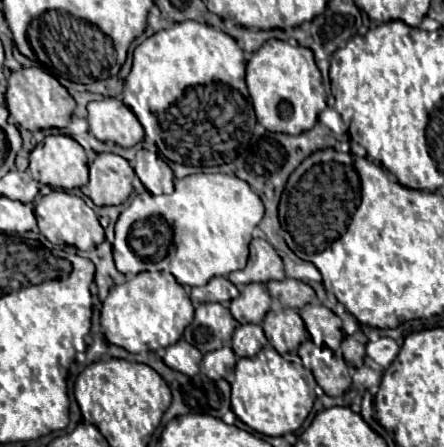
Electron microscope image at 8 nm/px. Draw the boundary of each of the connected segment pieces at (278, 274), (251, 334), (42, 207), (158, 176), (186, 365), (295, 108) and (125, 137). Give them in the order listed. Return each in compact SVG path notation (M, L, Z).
M253 239L249 247L249 263L245 269L235 271L229 275L229 279L235 285L247 285L247 283L267 283L271 279L283 279L283 261L277 255L277 251L263 239Z
M255 323L239 325L235 329L233 341L231 341L231 347L233 347L233 351L235 351L237 357L253 357L265 345L267 345L267 337L265 337L263 329L259 325L255 325Z
M53 189L49 195L41 197L39 201L41 203L35 205L35 217L37 217L41 233L53 245L73 245L81 251L87 251L89 247L105 241L105 233L103 233L101 223L97 221L97 215L93 213L93 209L81 197Z
M139 149L135 153L135 159L133 159L133 169L135 169L137 177L141 179L141 183L147 187L147 191L151 191L153 195L163 193L163 187L161 187L163 161L159 155L145 151L145 149Z
M181 339L175 345L166 348L163 361L167 367L193 377L199 373L202 357L203 355L197 347L185 343L185 340Z
M279 39L265 41L263 47L253 53L247 63L247 87L257 121L267 131L301 135L315 125L315 113L319 115L327 106L326 90L313 52Z
M103 97L101 101L91 101L87 111L89 131L99 141L113 141L121 147L133 147L145 135L135 113L119 99Z

